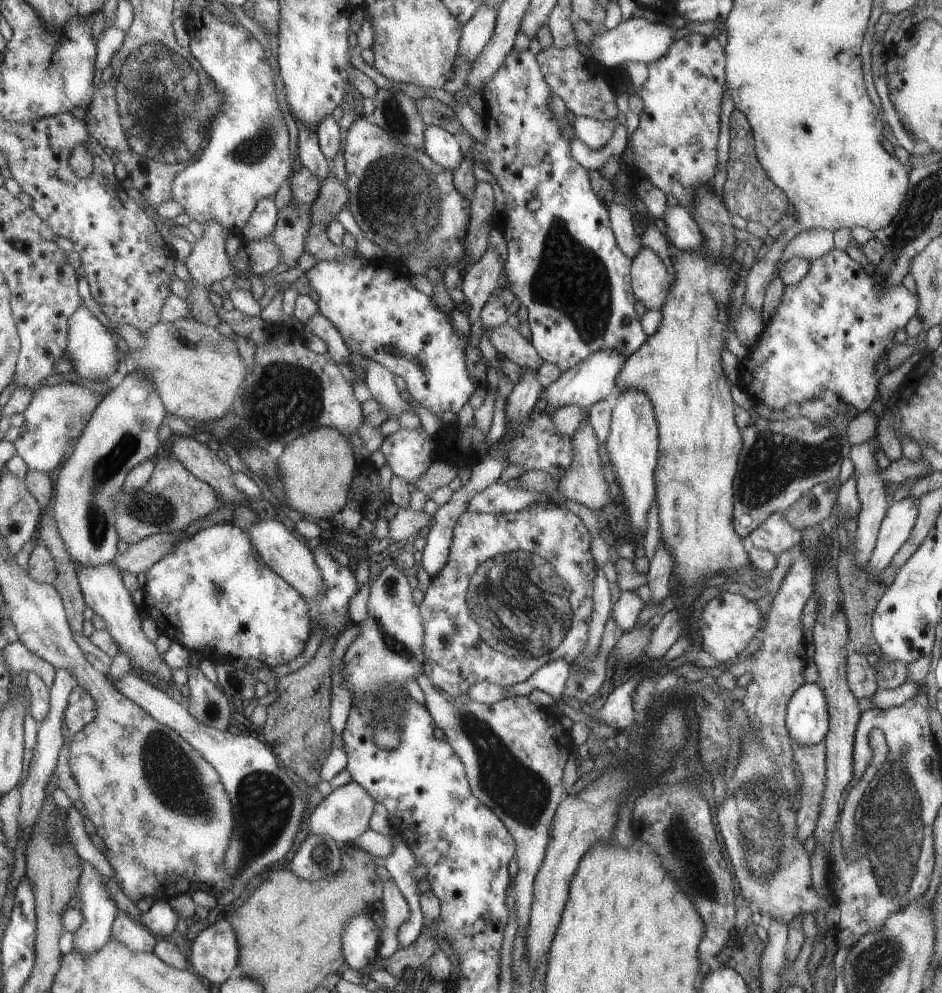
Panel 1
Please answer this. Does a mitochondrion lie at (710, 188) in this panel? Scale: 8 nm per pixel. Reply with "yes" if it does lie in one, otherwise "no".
no

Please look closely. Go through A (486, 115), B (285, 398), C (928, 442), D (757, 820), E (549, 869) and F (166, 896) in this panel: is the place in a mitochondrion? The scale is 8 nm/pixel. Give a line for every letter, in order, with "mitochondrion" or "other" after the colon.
A: other
B: mitochondrion
C: other
D: mitochondrion
E: other
F: other

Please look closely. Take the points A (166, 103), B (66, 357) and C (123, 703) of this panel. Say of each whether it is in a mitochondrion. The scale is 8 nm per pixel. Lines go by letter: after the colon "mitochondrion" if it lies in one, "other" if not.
A: mitochondrion
B: other
C: other

